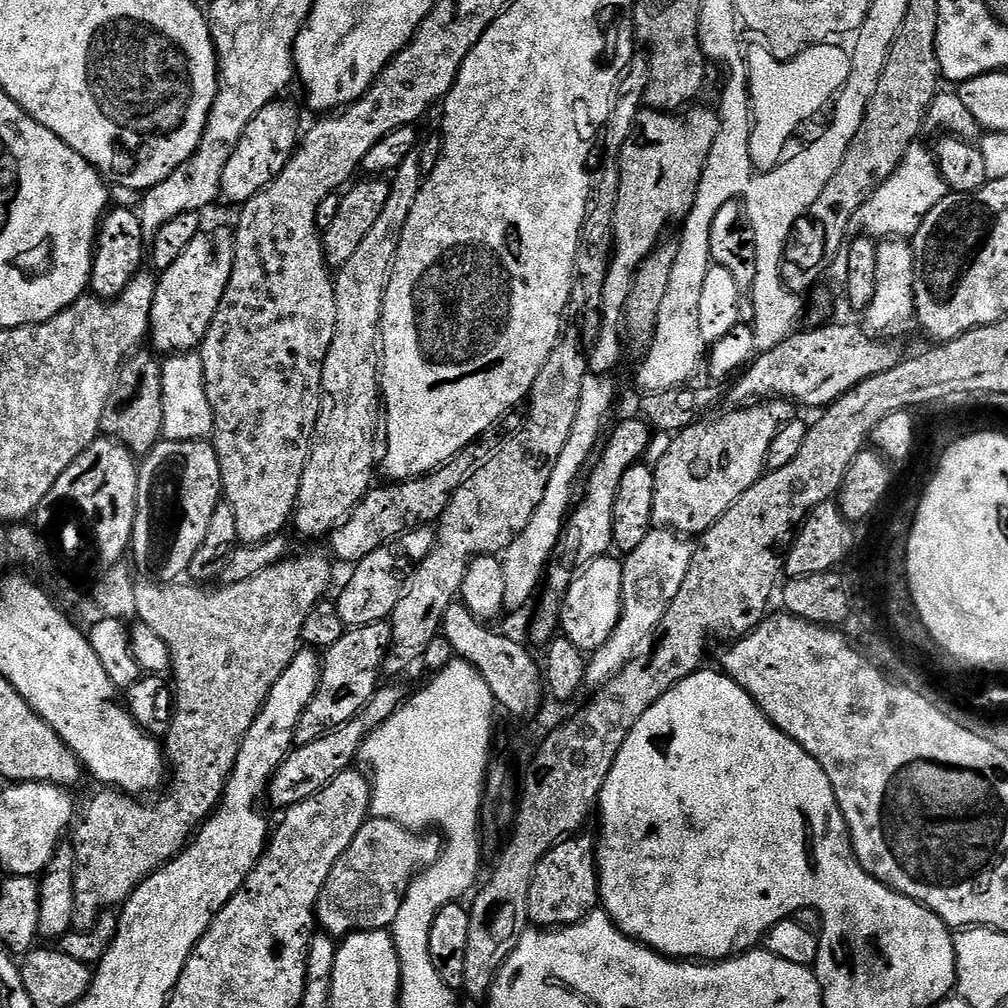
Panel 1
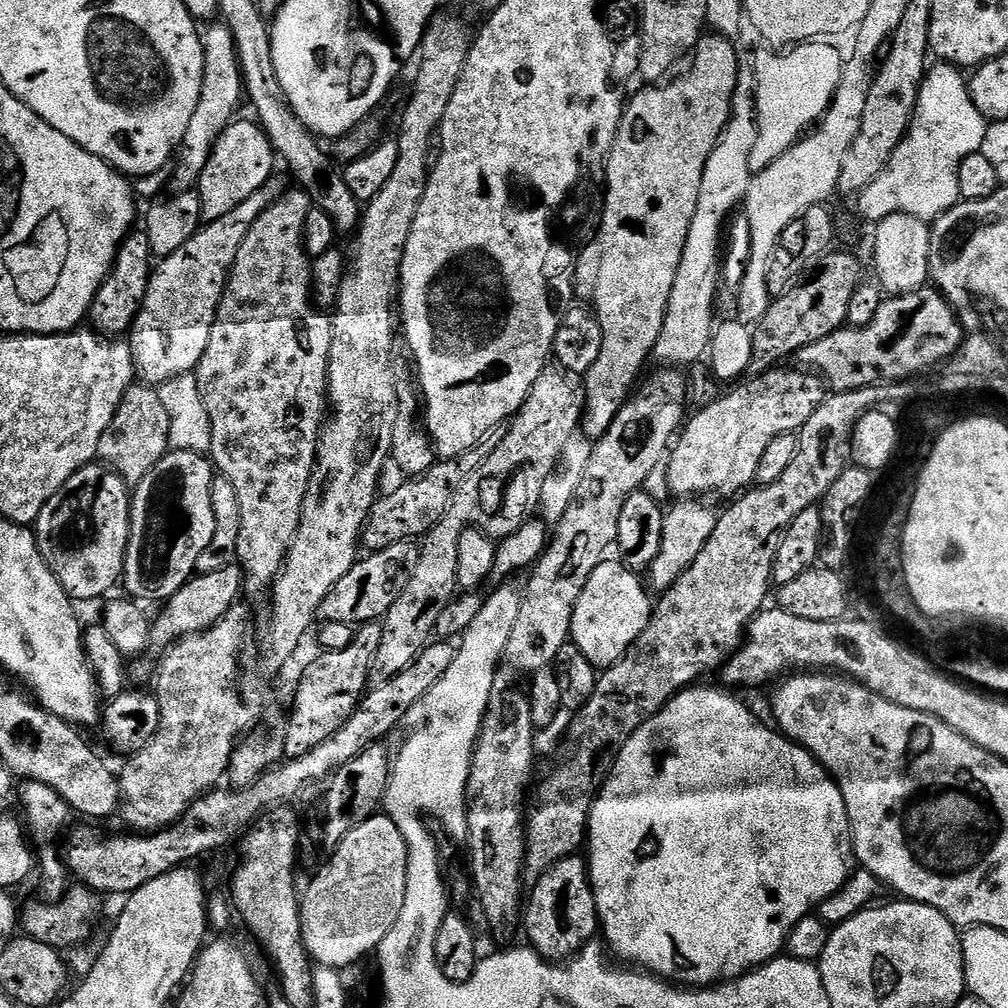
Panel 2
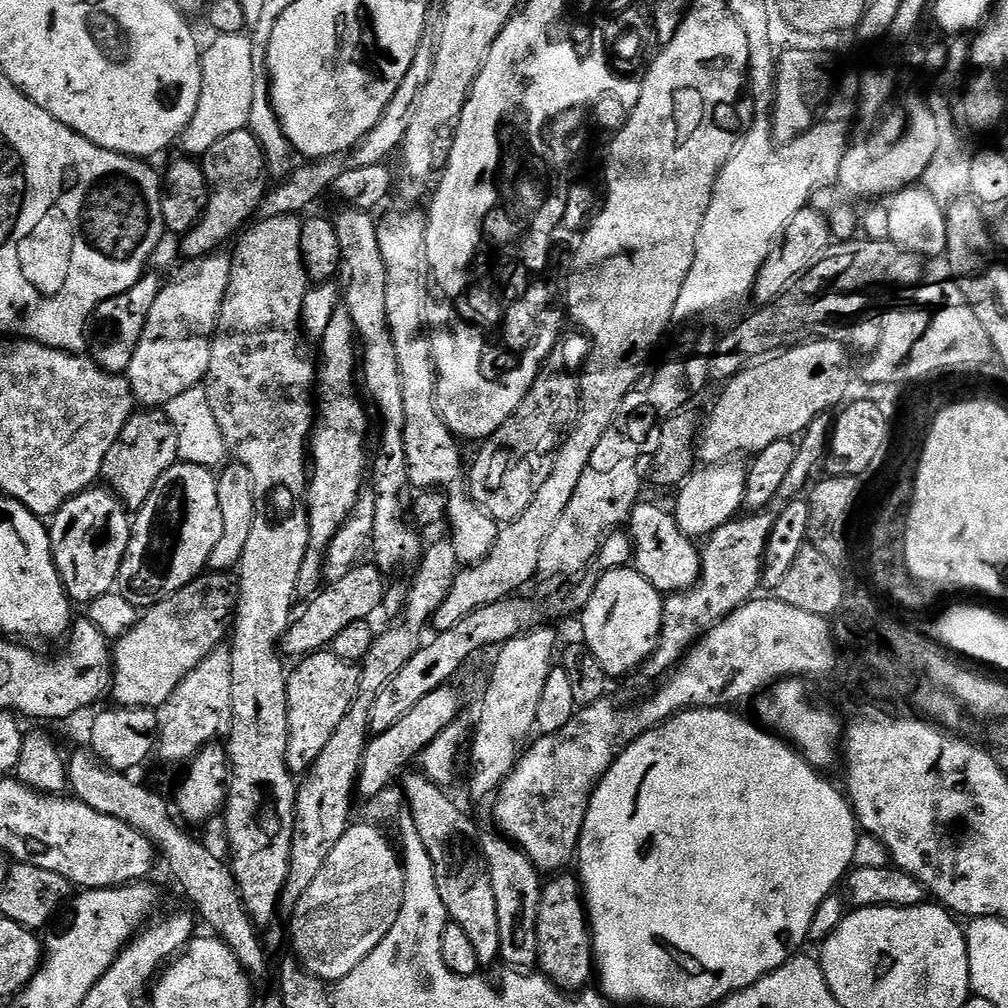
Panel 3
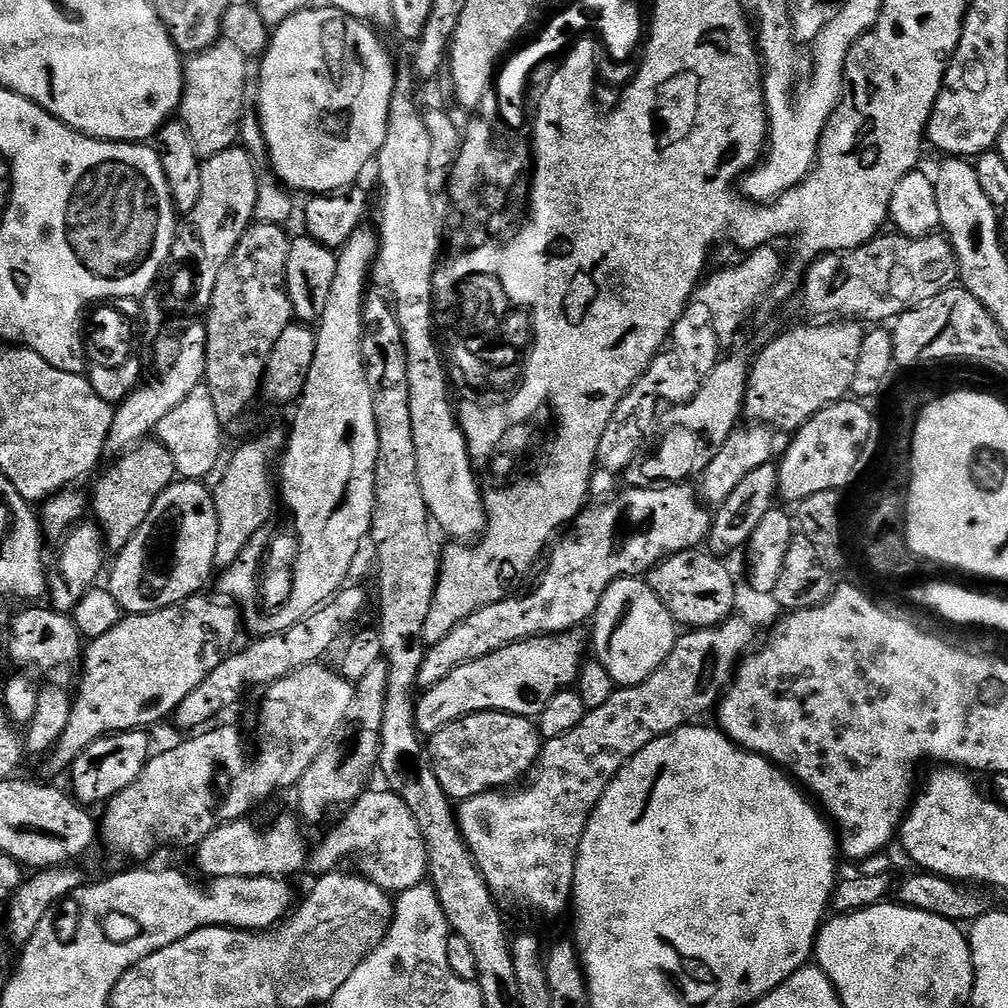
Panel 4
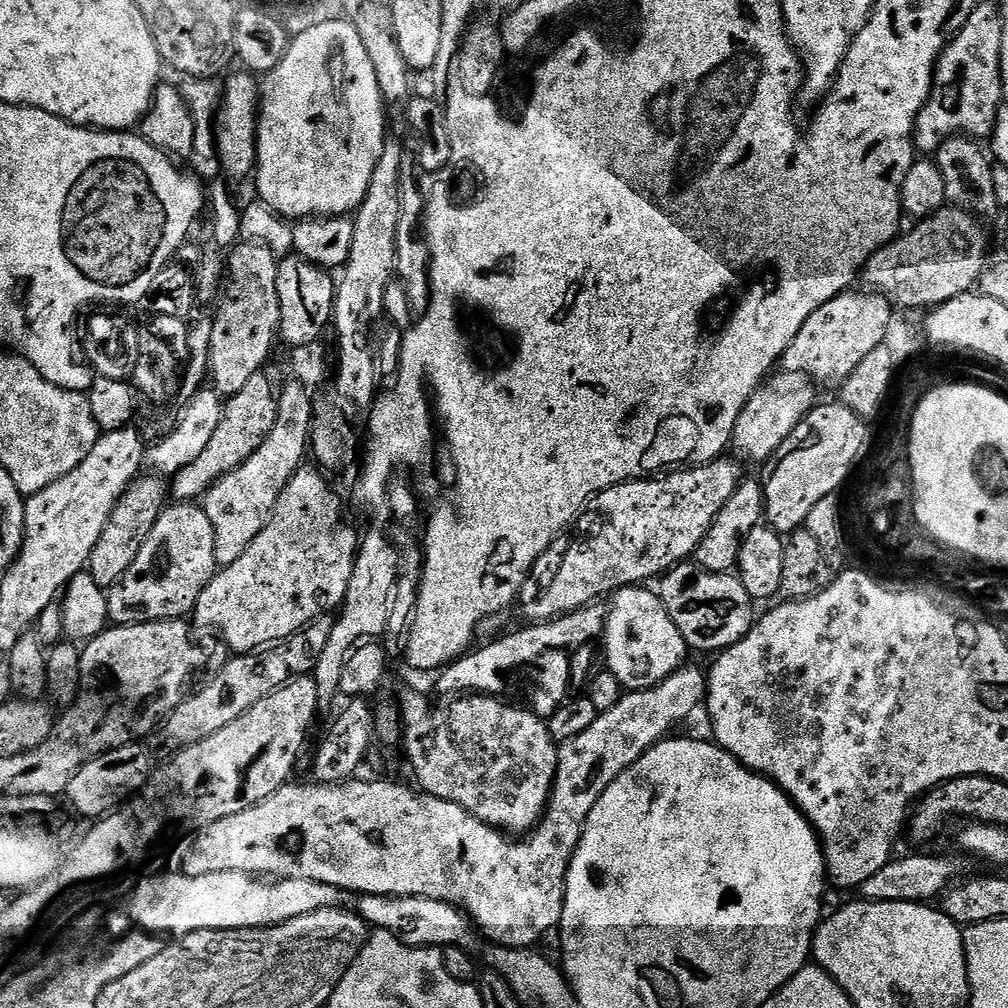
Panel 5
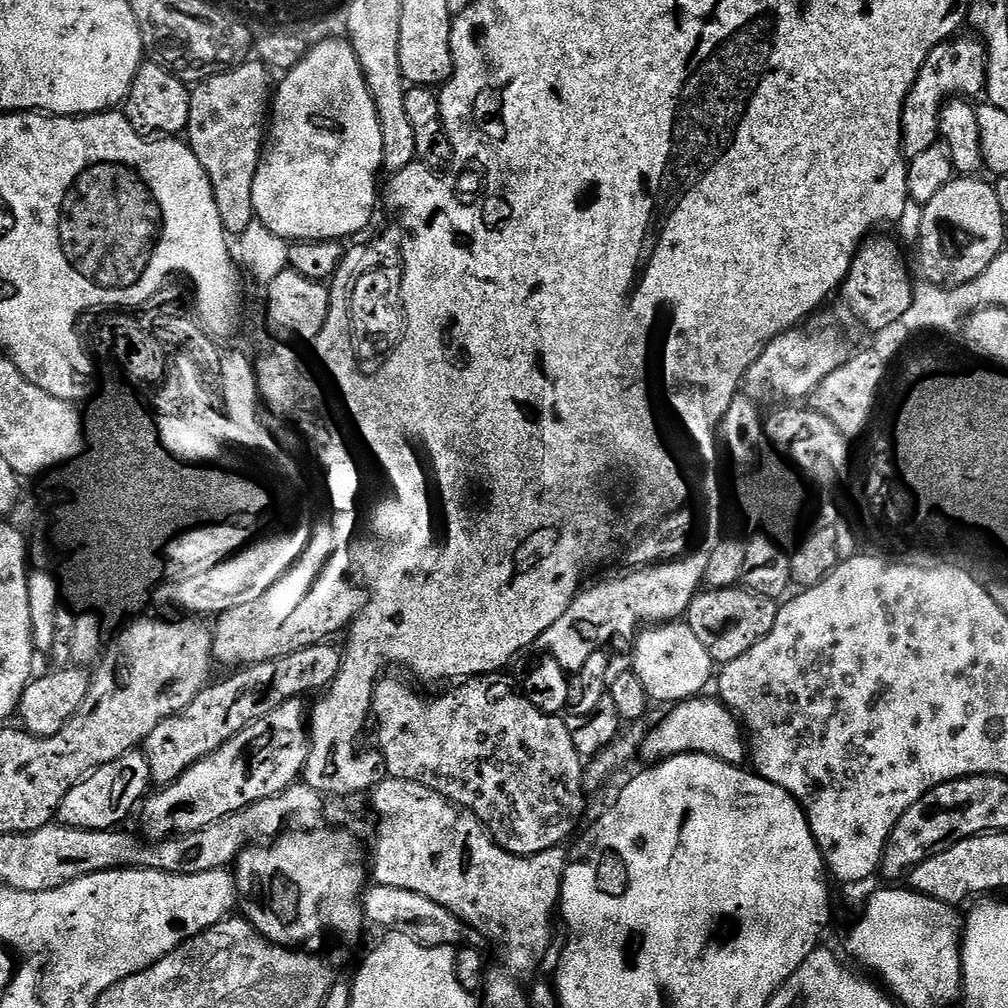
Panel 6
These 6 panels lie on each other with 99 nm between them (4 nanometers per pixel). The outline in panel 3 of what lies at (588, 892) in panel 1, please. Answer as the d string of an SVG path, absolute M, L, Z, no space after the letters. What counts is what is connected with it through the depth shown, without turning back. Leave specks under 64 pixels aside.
M556 874L540 889L538 902L539 971L565 994L579 994L594 980L592 929L588 926L588 910L582 895L582 885L575 875Z

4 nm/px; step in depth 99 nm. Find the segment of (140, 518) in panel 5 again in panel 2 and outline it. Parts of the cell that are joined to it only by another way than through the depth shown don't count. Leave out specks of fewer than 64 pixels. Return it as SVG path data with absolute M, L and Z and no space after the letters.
M136 382L123 395L110 426L98 444L97 457L119 473L129 487L135 488L170 450L169 434L170 416L159 391L151 385Z

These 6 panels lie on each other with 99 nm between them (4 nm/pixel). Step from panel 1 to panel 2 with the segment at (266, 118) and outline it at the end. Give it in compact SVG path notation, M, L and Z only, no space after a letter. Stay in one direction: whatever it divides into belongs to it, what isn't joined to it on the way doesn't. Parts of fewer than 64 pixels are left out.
M237 118L229 124L220 141L212 150L212 157L208 159L203 174L200 175L198 191L202 202L204 220L226 218L230 210L242 206L262 182L266 182L277 171L278 157L272 142L264 129L255 119L243 120Z

